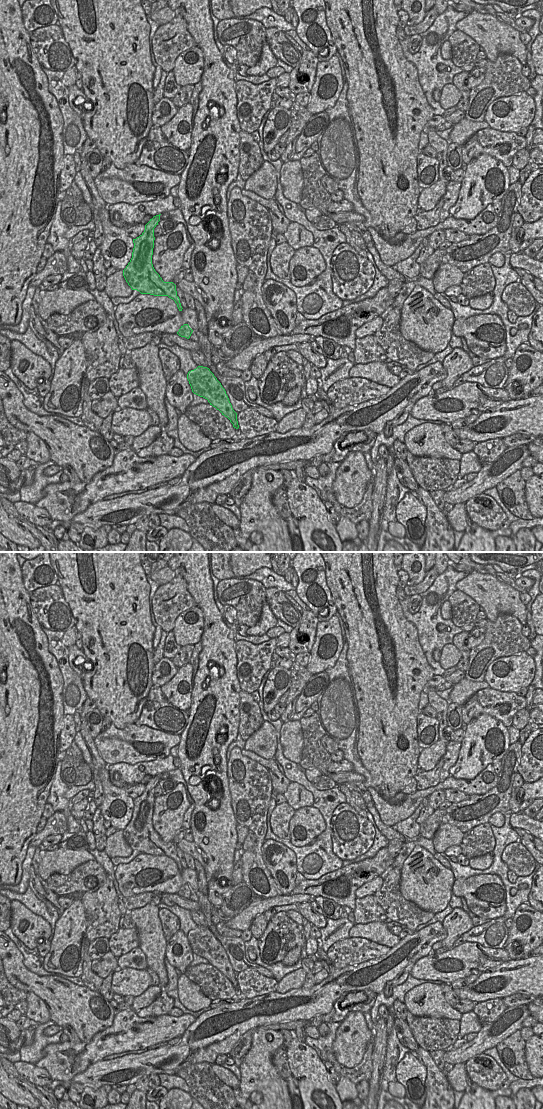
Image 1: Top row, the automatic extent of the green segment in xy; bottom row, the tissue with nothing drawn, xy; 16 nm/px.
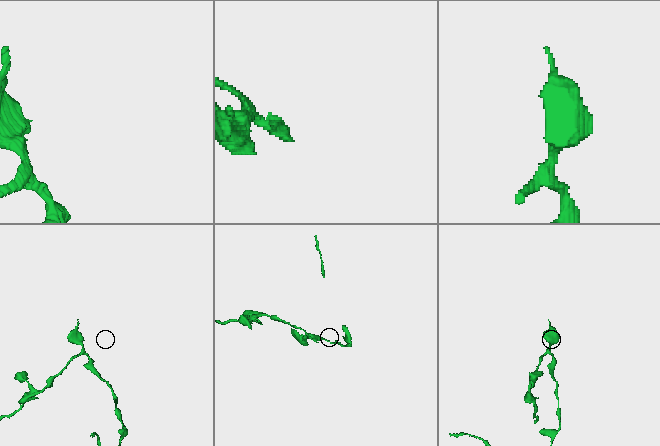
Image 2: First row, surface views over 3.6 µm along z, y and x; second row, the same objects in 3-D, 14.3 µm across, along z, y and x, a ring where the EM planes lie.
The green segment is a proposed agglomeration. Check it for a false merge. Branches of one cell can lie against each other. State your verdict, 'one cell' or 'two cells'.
one cell

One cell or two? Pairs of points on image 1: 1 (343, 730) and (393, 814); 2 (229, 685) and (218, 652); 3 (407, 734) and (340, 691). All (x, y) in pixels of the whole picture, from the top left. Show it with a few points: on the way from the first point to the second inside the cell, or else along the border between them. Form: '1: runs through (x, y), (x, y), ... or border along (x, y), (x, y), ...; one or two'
1: border along (367, 787), (372, 787), (380, 796); two
2: runs through (226, 677), (226, 669), (222, 660); one
3: border along (349, 676), (355, 722); two

